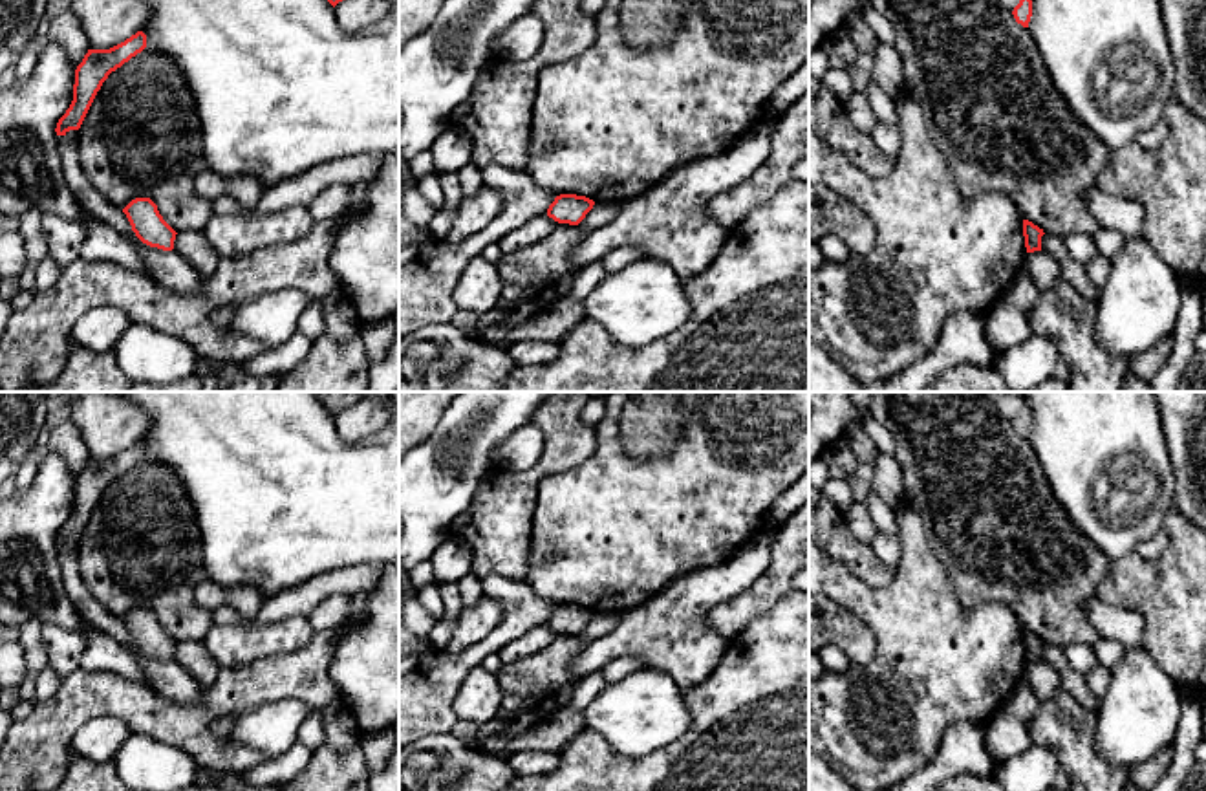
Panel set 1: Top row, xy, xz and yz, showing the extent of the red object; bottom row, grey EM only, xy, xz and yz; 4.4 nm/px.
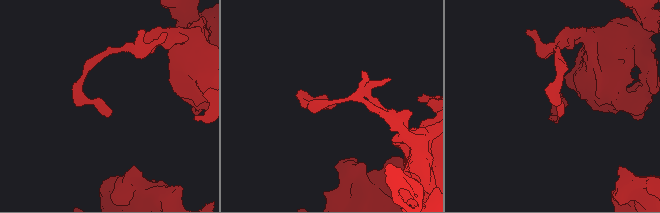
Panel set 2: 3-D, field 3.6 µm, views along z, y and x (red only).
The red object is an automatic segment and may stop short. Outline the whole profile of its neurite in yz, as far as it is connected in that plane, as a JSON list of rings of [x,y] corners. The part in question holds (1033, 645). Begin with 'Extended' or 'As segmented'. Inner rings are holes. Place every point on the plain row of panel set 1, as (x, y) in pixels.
As segmented. [[[1023,630],[1023,646],[1025,646],[1027,663],[1041,661],[1043,645],[1045,645],[1043,639],[1039,639],[1028,630]]]

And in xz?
As segmented. [[[560,604],[547,619],[547,626],[558,634],[578,635],[593,619],[595,612],[586,606]]]

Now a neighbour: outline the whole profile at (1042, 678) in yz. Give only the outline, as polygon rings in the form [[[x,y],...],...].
[[[1043,661],[1027,663],[1023,679],[1034,690],[1038,701],[1045,701],[1060,690],[1058,674]]]

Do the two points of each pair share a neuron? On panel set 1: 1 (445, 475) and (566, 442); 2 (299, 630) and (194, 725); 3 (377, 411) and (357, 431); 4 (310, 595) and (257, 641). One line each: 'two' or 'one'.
1: two
2: two
3: one
4: two

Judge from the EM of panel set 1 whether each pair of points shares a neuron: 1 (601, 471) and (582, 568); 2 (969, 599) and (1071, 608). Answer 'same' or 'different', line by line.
1: same
2: same

